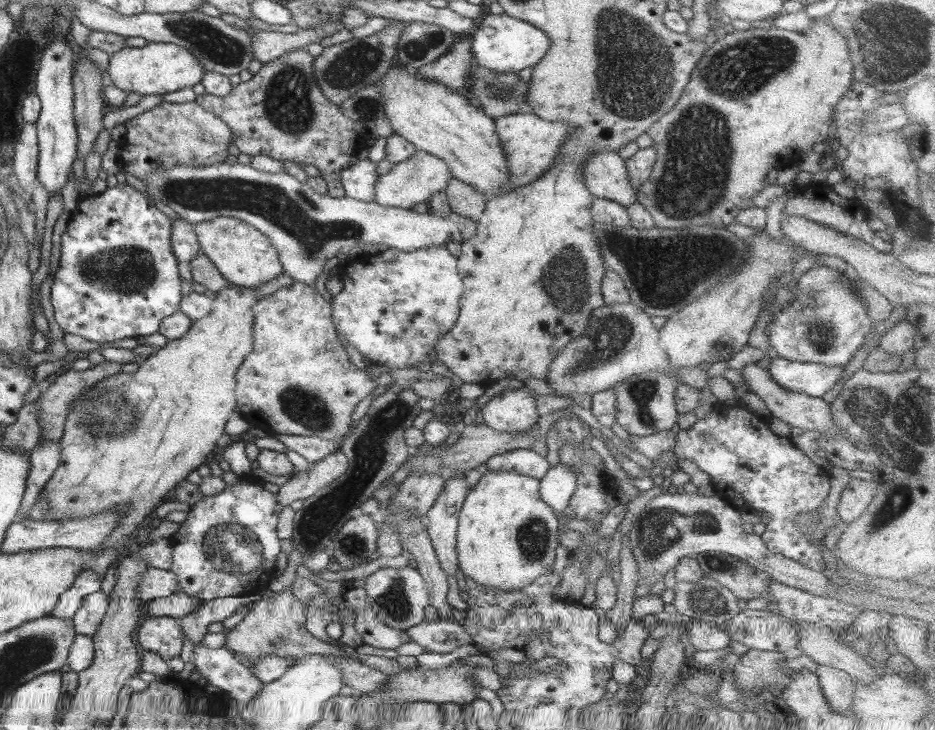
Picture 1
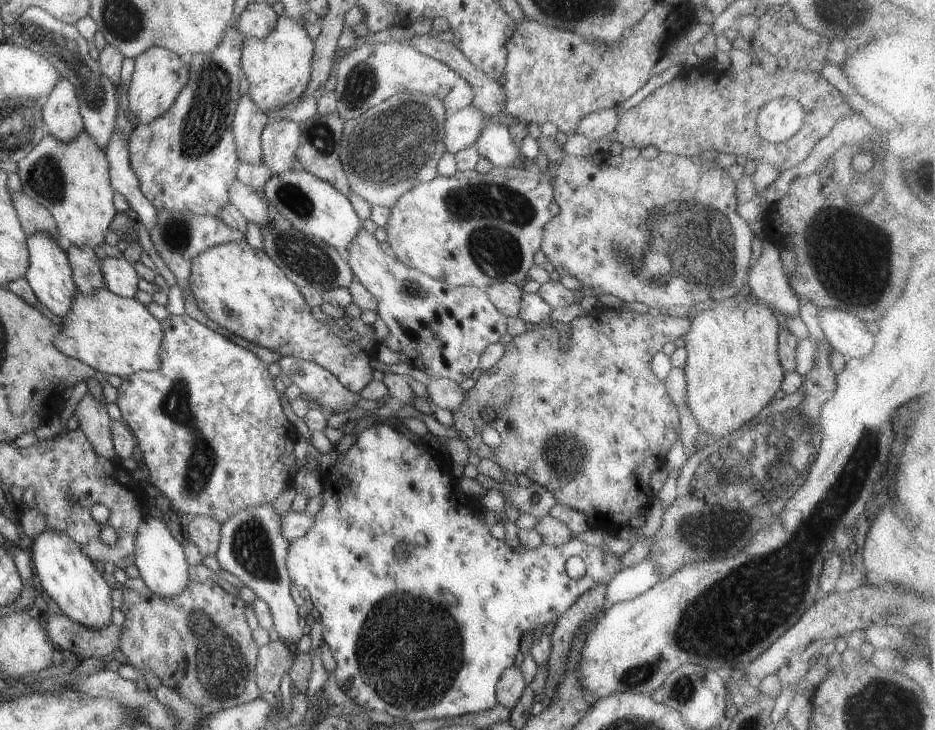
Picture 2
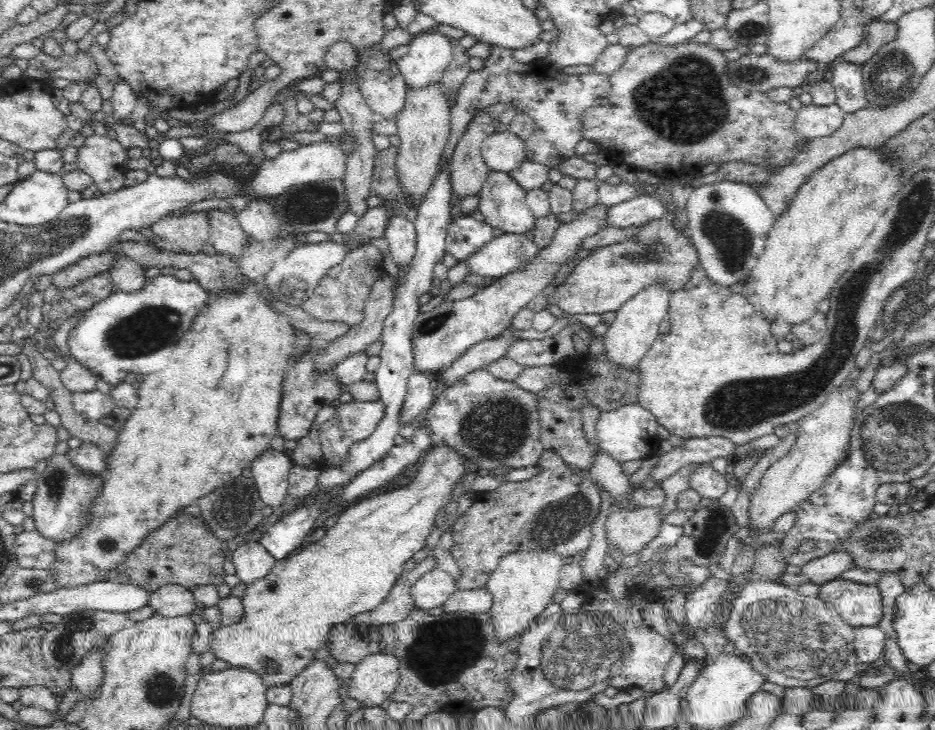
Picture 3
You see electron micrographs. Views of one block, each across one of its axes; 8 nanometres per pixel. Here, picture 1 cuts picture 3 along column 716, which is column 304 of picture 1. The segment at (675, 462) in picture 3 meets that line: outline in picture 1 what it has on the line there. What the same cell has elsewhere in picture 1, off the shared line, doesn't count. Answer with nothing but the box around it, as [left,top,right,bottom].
[269,434,341,462]

